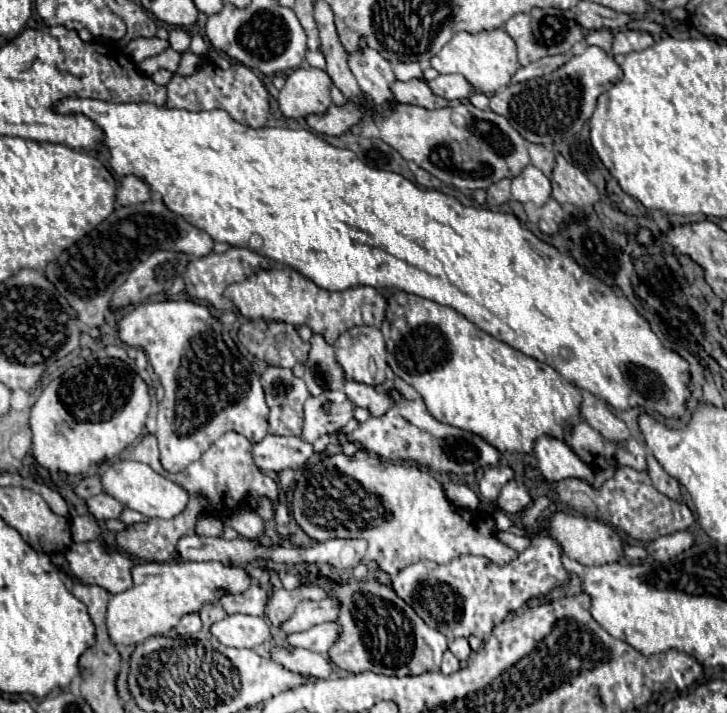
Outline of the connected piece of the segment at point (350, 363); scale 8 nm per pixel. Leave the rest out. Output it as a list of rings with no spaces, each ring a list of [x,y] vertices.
[[[360,325],[344,331],[334,343],[334,355],[346,379],[376,387],[386,379],[386,345],[378,327]]]

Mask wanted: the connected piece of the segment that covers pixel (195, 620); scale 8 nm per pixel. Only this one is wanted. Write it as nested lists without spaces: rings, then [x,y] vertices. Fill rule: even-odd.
[[[194,613],[194,615],[184,615],[184,617],[180,619],[180,623],[176,625],[176,633],[182,635],[182,637],[190,637],[190,635],[198,633],[200,629],[202,629],[202,621],[200,621],[198,613]]]

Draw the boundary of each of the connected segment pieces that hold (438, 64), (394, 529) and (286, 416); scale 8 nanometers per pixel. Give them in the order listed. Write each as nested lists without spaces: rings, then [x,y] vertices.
[[[494,29],[490,33],[482,31],[478,35],[458,33],[452,37],[450,43],[446,43],[442,47],[442,51],[438,55],[432,57],[430,65],[438,73],[460,73],[474,87],[474,91],[484,93],[484,95],[492,95],[500,87],[506,87],[518,69],[516,43],[504,29]]]
[[[364,449],[350,457],[338,453],[306,467],[292,491],[292,511],[306,535],[320,543],[336,537],[366,539],[366,559],[388,575],[396,575],[420,559],[450,563],[460,555],[472,553],[496,565],[506,565],[520,555],[496,537],[490,515],[484,511],[466,515],[464,509],[448,501],[442,485],[426,469],[386,463]]]
[[[268,367],[262,373],[262,387],[270,407],[270,433],[286,437],[300,435],[302,405],[310,395],[304,381],[294,377],[290,369]]]

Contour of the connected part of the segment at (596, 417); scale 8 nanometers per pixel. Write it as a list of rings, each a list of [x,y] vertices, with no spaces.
[[[582,391],[582,397],[584,397],[582,417],[586,423],[590,423],[590,427],[594,427],[606,439],[616,441],[616,443],[630,439],[628,427],[614,413],[610,413],[610,407],[606,405],[604,399],[598,399],[596,395],[592,395],[588,391]]]

